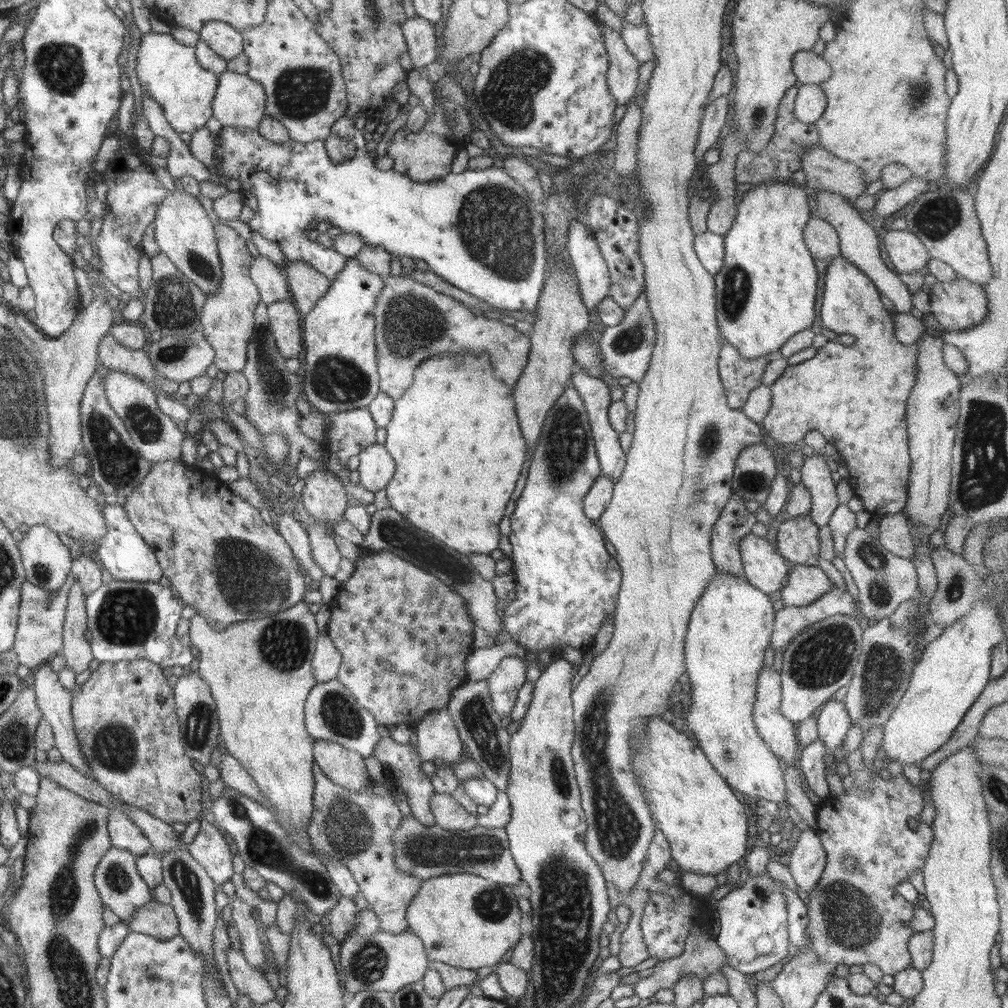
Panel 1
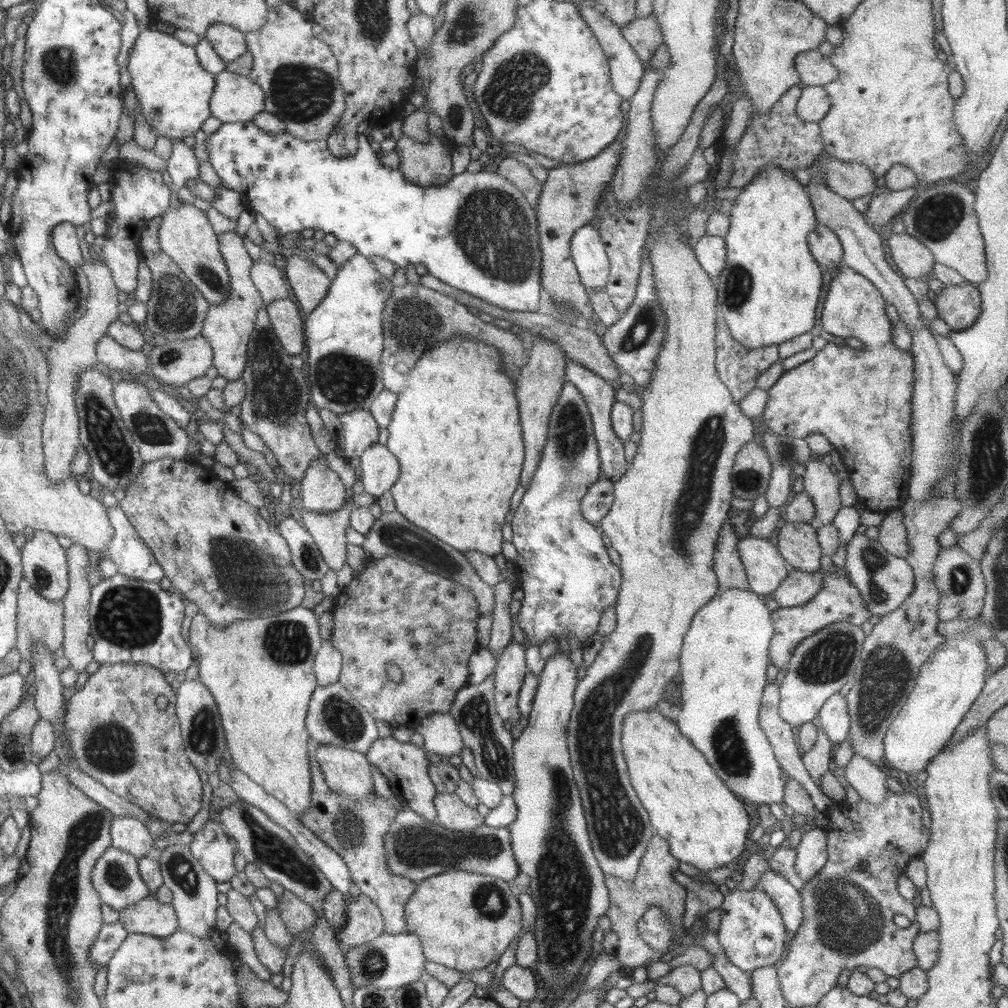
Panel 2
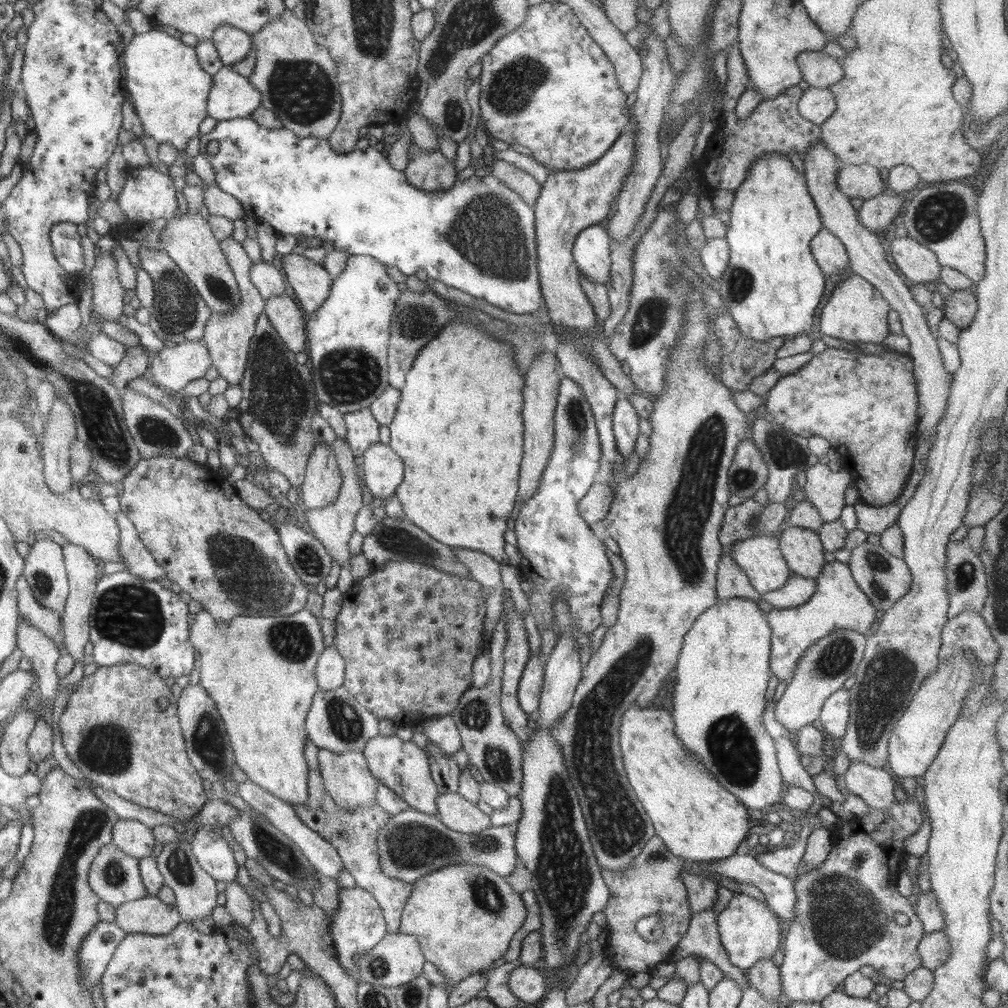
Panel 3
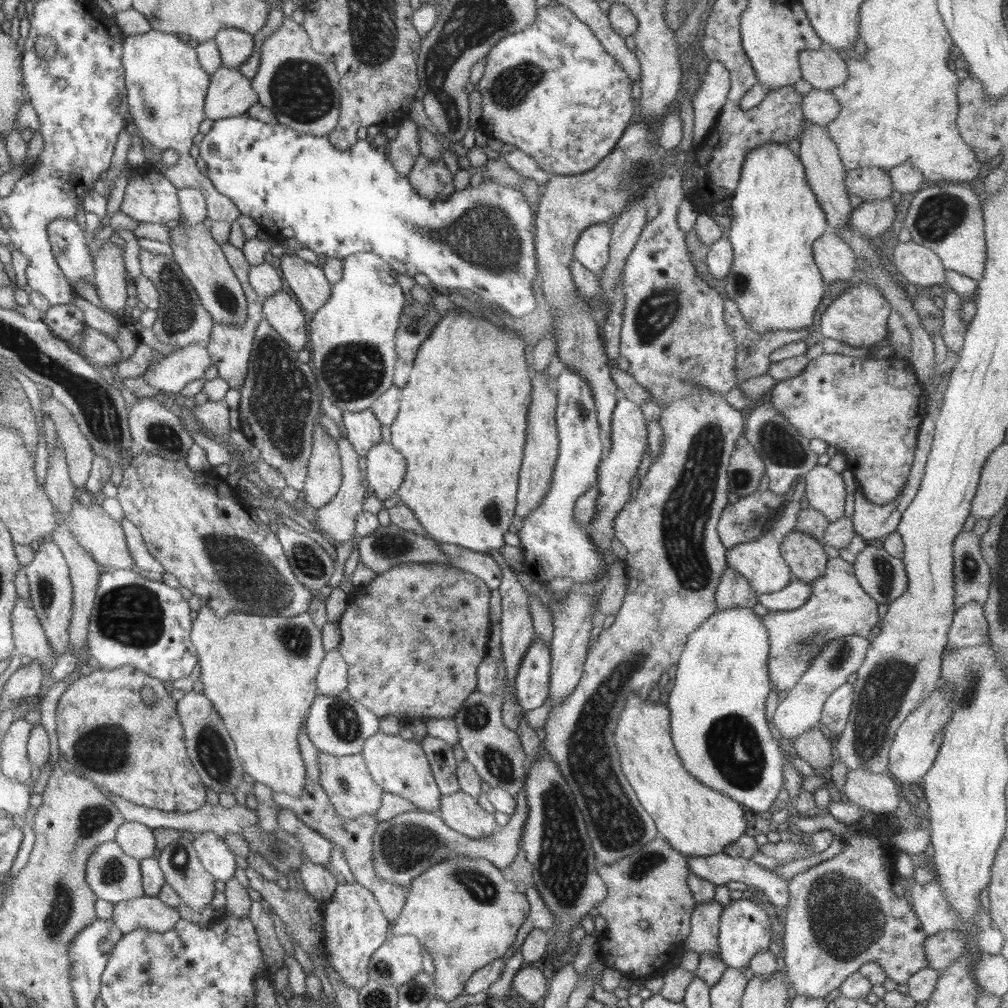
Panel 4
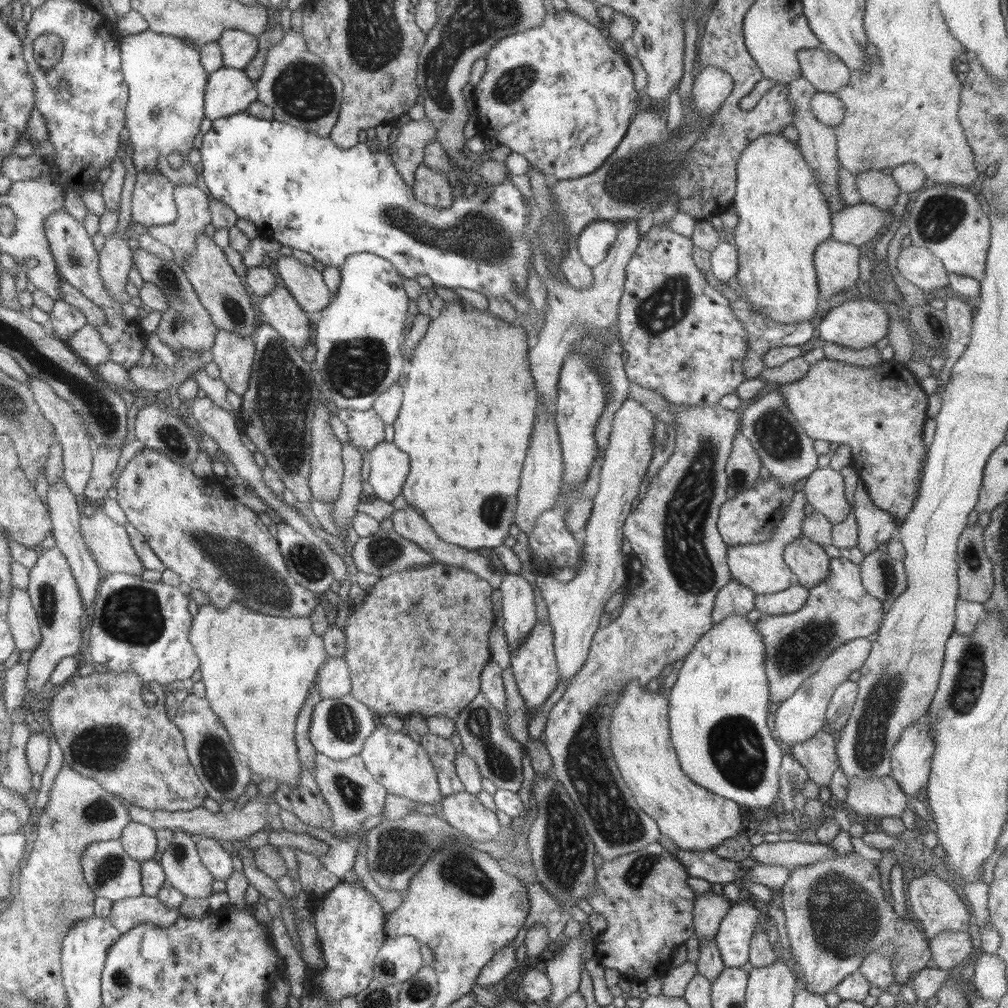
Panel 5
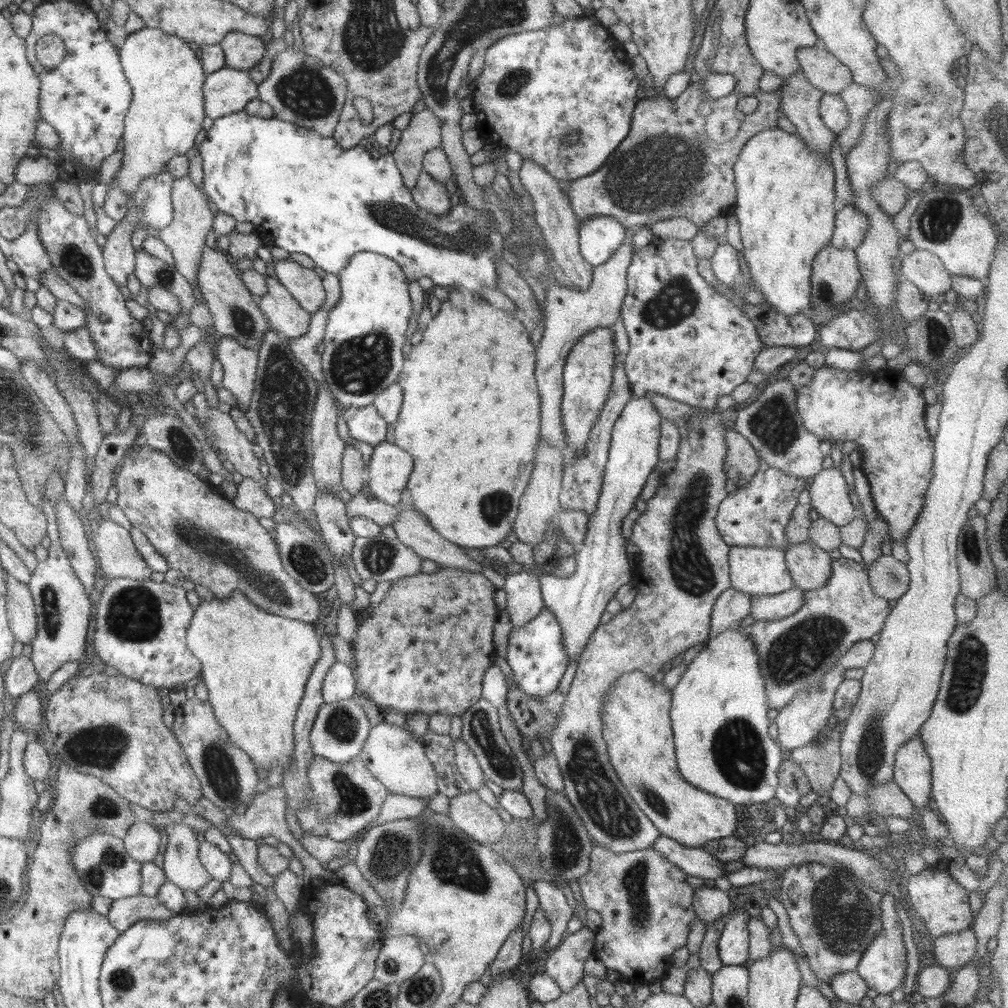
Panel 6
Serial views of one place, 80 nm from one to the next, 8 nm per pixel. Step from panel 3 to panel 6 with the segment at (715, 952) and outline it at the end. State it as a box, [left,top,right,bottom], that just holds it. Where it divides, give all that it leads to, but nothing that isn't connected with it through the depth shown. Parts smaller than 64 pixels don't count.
[693,885,733,926]

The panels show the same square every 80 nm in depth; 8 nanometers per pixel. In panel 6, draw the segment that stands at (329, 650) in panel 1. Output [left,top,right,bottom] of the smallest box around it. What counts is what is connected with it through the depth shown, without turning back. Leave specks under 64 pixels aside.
[322,662,356,702]

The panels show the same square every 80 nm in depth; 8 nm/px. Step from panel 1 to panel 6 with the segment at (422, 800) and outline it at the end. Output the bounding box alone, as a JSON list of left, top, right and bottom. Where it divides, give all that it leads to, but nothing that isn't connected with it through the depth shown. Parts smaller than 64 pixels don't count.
[359,721,439,800]

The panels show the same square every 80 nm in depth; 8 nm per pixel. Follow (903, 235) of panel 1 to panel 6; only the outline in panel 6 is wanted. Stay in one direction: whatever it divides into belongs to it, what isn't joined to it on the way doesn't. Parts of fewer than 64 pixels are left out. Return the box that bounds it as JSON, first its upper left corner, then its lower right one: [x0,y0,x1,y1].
[901,249,952,300]

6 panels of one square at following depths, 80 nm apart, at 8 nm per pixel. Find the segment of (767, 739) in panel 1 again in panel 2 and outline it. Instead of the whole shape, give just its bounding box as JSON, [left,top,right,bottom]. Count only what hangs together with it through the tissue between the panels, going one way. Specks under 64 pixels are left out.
[758,679,834,813]

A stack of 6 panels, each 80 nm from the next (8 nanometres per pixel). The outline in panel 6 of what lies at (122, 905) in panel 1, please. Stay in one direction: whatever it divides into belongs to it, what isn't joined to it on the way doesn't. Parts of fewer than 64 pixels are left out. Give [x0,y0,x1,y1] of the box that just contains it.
[71,831,141,900]

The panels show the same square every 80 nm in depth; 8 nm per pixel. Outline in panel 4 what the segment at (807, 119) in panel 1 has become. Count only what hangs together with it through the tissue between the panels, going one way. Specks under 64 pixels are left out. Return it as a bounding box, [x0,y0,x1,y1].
[801,88,841,127]

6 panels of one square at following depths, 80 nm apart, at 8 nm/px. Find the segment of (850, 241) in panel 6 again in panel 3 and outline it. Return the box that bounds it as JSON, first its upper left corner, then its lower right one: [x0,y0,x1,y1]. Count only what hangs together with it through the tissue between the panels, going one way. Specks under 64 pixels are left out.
[858,191,904,233]

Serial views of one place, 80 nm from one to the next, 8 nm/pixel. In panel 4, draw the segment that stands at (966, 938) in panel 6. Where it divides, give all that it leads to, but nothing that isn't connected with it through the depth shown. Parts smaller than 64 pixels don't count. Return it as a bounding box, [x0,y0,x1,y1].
[924,930,965,971]

